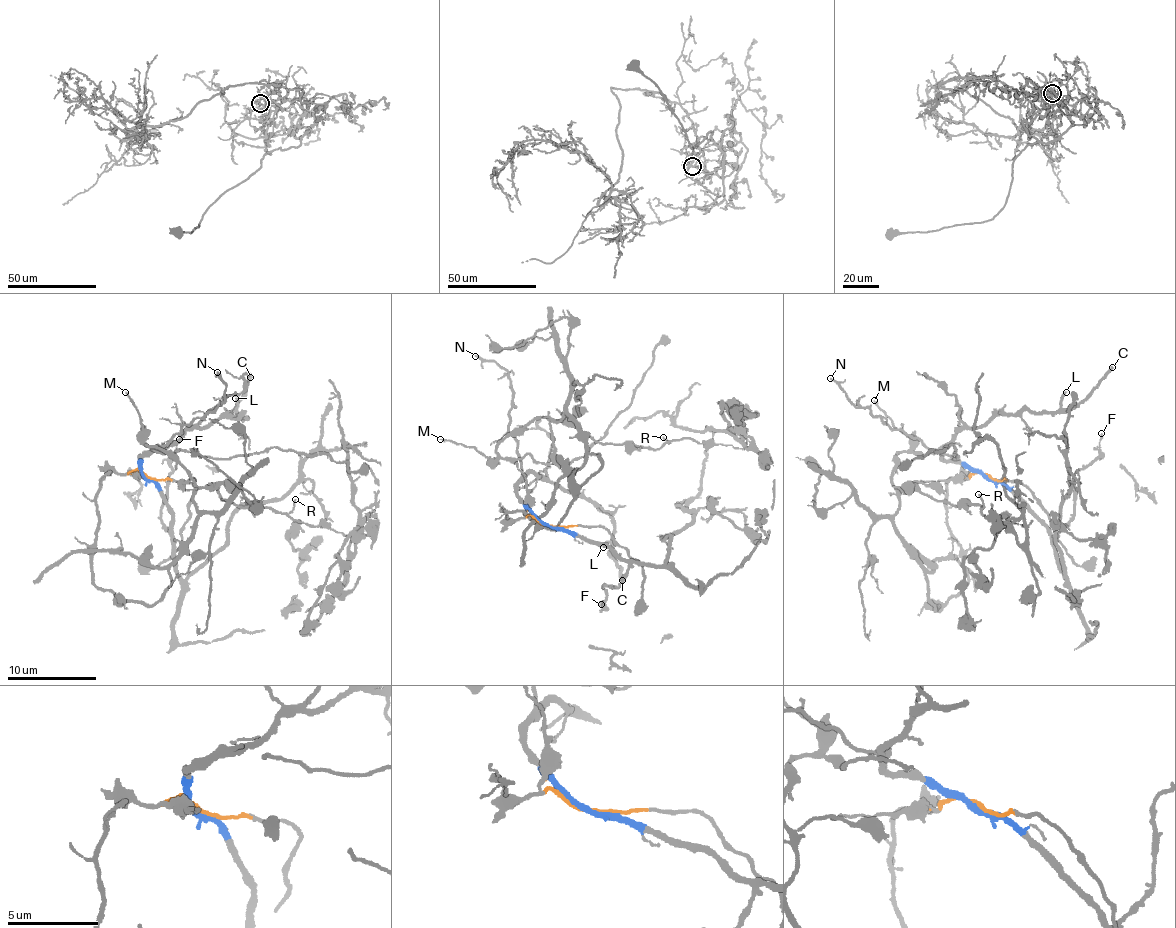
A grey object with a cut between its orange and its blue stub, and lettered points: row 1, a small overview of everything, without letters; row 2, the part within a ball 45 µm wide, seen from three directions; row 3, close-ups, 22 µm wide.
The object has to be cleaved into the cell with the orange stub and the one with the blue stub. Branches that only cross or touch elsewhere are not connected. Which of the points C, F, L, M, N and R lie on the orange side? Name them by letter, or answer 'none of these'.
M, R

